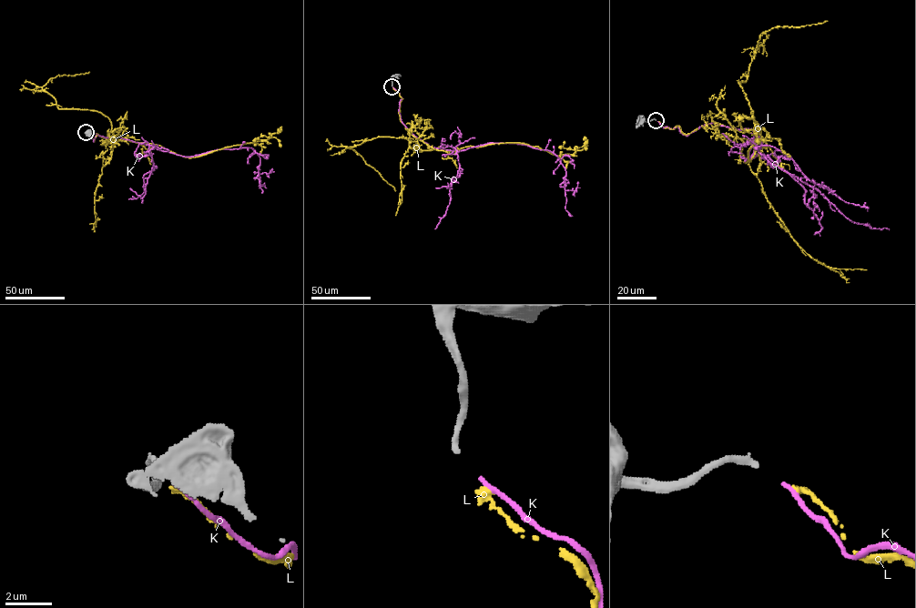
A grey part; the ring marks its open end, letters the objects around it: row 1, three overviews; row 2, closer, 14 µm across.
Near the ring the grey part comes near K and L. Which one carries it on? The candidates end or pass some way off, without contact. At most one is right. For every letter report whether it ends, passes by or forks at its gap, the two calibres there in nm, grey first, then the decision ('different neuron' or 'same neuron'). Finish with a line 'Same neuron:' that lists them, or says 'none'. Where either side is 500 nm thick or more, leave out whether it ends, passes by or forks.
K: it ends there; 280 nm thick on the grey side, 200 nm on the other; different neuron
L: it ends there; 280 nm thick on the grey side, 260 nm on the other; same neuron
Same neuron: L

